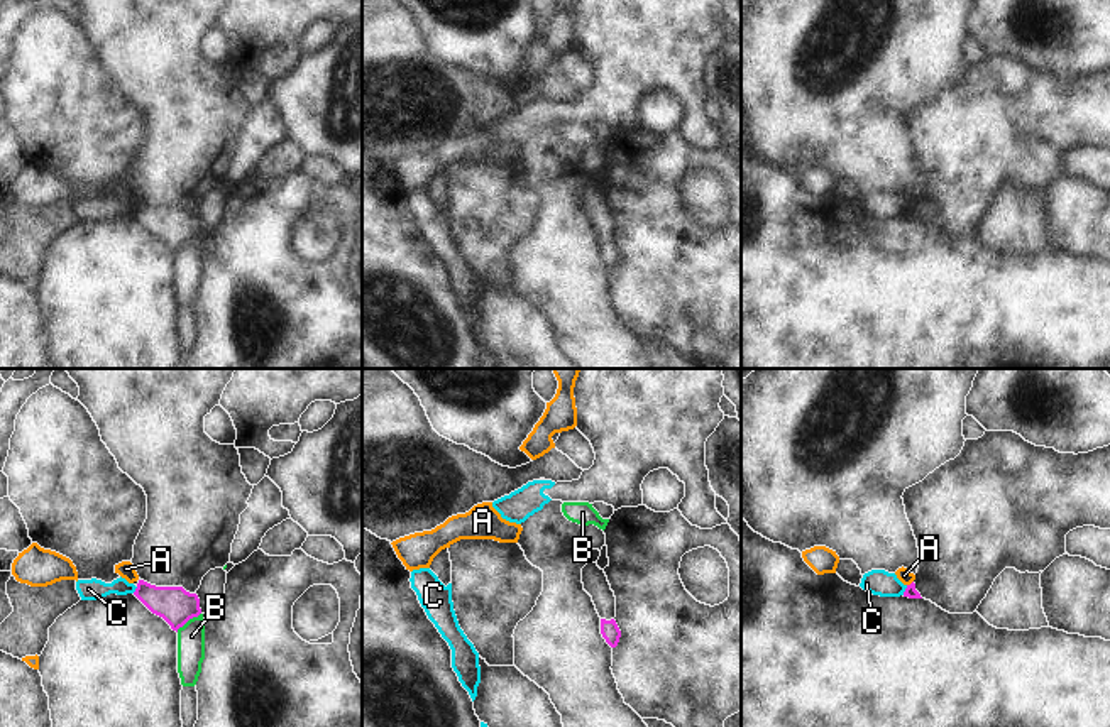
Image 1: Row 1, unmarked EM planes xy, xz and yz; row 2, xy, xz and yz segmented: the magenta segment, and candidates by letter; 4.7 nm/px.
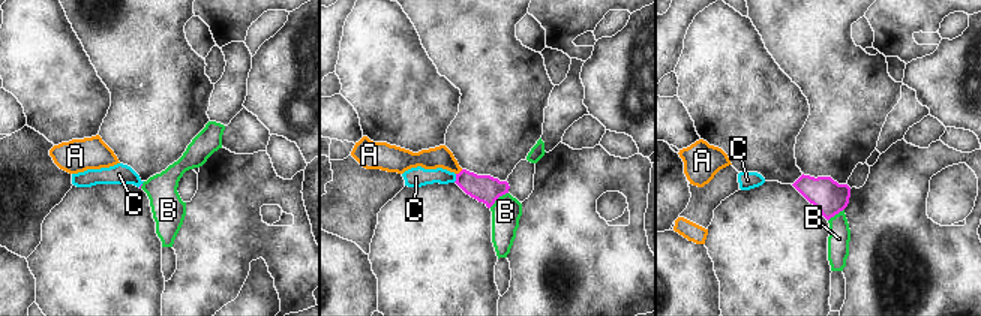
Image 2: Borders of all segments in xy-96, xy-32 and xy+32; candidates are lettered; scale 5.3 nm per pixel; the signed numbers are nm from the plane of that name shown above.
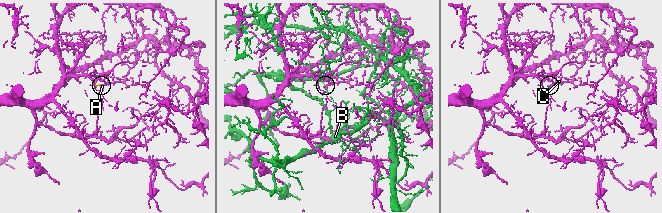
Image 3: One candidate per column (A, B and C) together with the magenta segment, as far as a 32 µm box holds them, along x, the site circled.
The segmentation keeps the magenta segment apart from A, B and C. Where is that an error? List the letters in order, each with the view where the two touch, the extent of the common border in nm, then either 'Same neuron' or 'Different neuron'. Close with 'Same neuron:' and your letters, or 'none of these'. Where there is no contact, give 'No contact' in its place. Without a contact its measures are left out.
A: Touches magenta in yz. Shared border 40 nm. Different neuron
B: Touches magenta in xy. Shared border 150 nm. Different neuron
C: Touches magenta in yz. Shared border 50 nm. Different neuron
Same neuron: none of these.

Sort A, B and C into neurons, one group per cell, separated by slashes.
A / B / C

